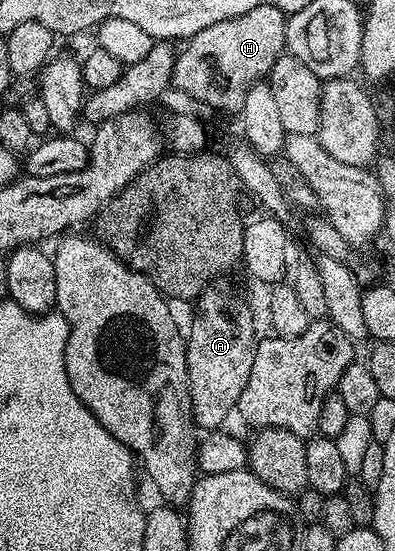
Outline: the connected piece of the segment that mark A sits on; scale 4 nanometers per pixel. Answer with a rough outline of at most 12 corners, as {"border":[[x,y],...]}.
{"border":[[211,284],[185,335],[194,421],[214,432],[252,376],[254,314]]}

